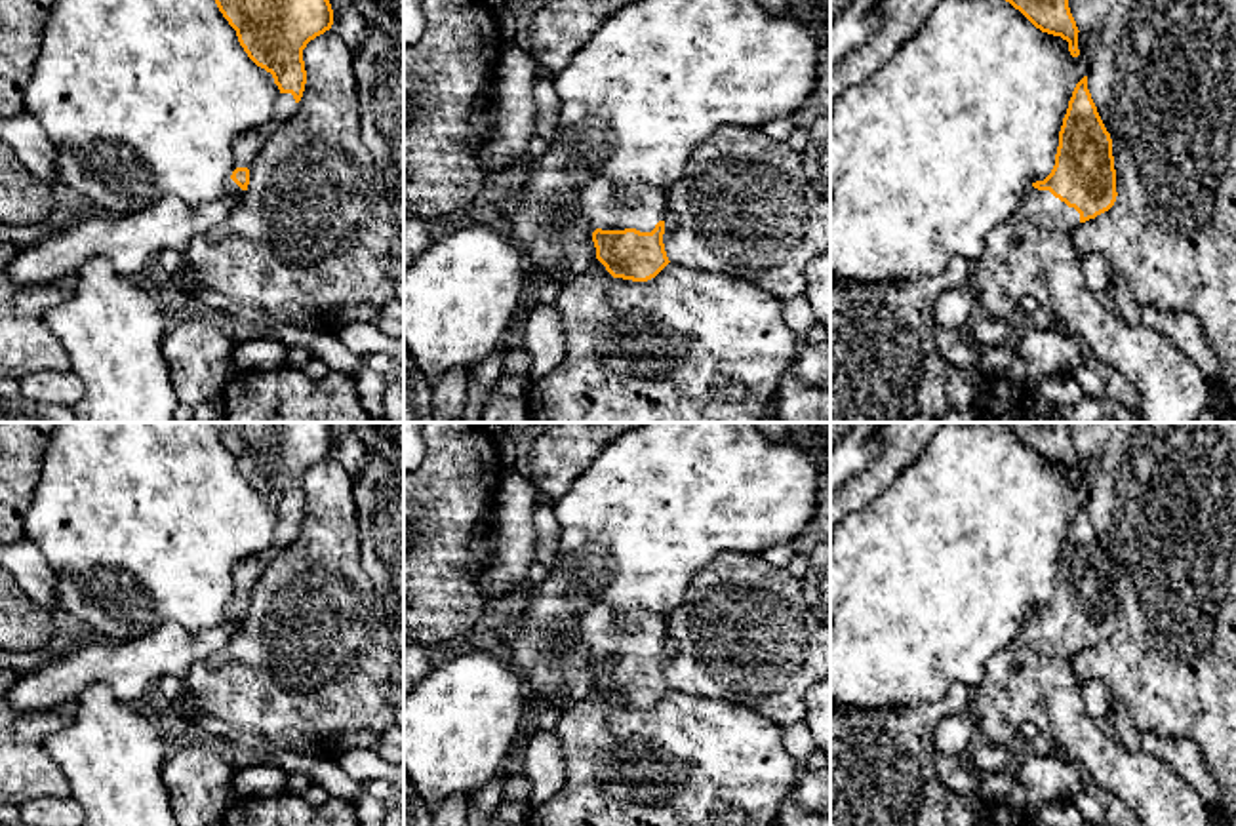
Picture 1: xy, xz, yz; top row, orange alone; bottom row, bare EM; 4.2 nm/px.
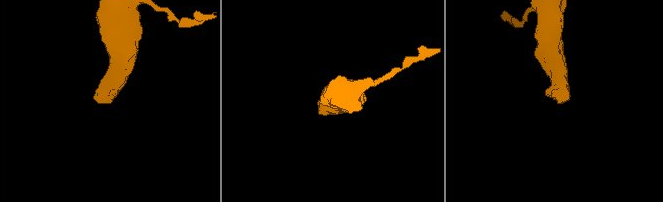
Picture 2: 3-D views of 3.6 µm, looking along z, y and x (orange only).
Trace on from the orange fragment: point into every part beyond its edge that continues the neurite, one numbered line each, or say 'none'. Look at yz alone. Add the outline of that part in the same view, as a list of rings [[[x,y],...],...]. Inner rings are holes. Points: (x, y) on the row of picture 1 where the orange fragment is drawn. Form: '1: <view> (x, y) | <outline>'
1: yz (1040, 208) | [[[1028,188],[1017,215],[1036,226],[1070,232],[1080,225],[1080,213],[1055,198],[1049,190]]]

